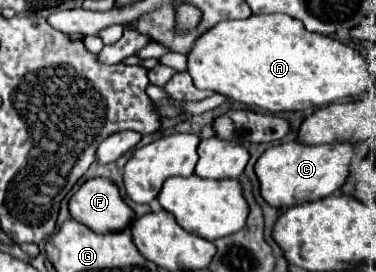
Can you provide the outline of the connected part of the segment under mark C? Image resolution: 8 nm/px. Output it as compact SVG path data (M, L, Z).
M292 140L292 142L272 146L258 158L254 166L254 172L260 182L260 194L270 206L280 208L280 210L298 206L302 202L326 198L344 184L348 176L348 166L354 154L356 150L348 142L306 146L306 144Z

